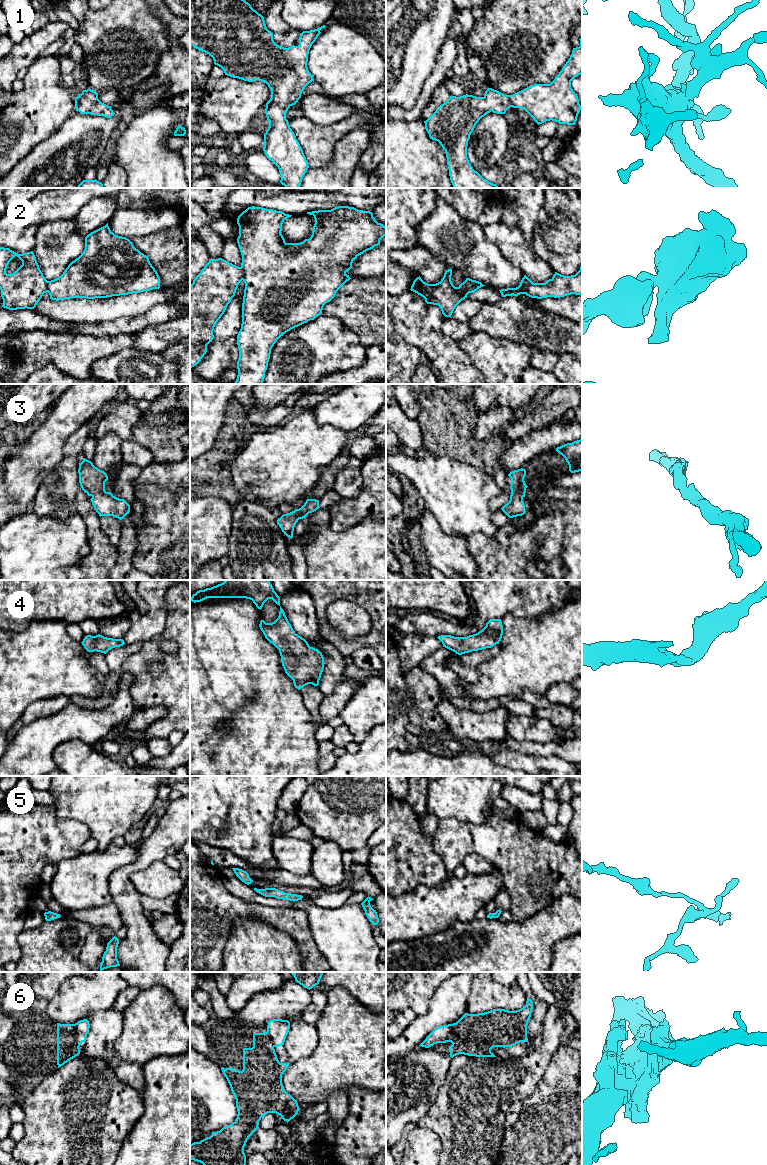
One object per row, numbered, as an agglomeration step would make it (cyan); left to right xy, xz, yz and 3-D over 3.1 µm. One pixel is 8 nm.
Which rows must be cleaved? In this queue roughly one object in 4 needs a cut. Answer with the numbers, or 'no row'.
2, 6

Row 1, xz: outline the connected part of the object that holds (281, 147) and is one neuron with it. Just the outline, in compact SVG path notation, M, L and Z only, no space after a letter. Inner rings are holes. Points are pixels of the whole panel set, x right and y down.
M190 0L190 45L209 54L214 64L221 67L225 75L248 82L259 80L271 89L271 98L265 108L269 127L264 134L263 151L278 167L281 175L280 183L286 188L299 188L309 168L303 150L286 119L286 113L301 98L304 88L314 81L307 67L308 54L322 28L325 28L325 25L314 30L303 31L298 39L298 46L284 48L274 42L273 33L267 29L264 17L245 0Z

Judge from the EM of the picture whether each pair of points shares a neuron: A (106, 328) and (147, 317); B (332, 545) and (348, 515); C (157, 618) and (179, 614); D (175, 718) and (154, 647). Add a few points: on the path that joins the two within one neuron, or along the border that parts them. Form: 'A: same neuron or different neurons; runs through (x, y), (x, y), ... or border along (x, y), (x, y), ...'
A: same neuron; runs through (116, 328), (123, 328), (137, 323)
B: different neurons; border along (360, 520), (342, 530), (331, 530), (329, 528)
C: different neurons; border along (167, 592), (165, 627), (160, 634), (154, 636)
D: same neuron; runs through (175, 700), (175, 669), (171, 665)

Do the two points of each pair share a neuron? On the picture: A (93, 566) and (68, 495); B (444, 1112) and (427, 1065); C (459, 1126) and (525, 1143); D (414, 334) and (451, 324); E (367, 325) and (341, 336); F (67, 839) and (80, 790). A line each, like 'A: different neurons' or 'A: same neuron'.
A: same neuron
B: different neurons
C: different neurons
D: different neurons
E: different neurons
F: different neurons

